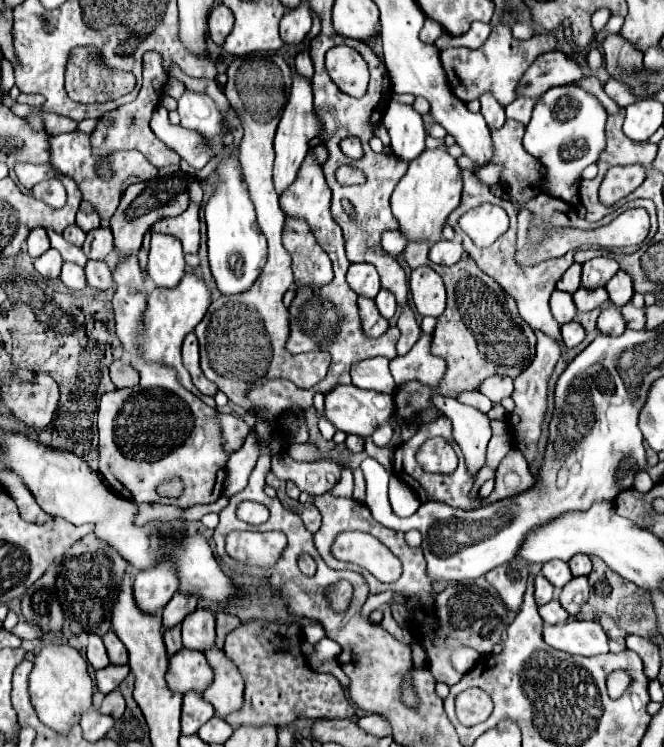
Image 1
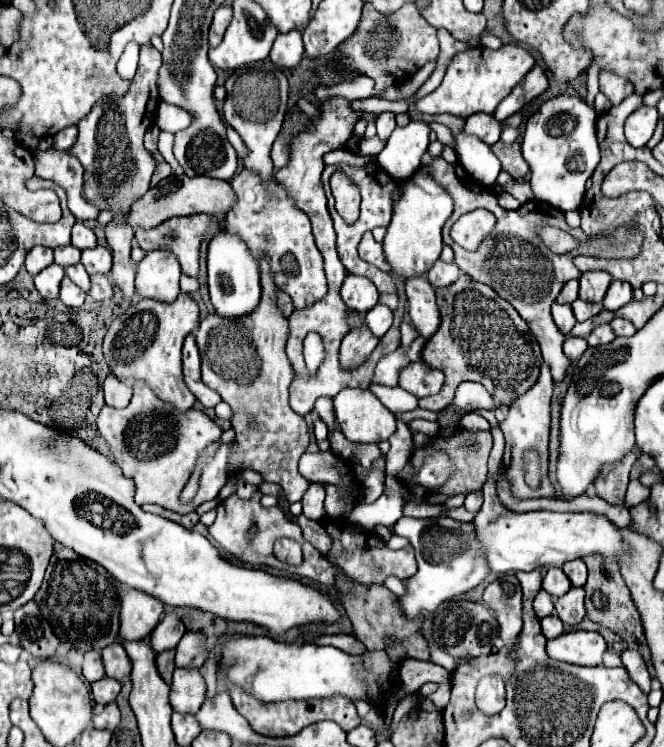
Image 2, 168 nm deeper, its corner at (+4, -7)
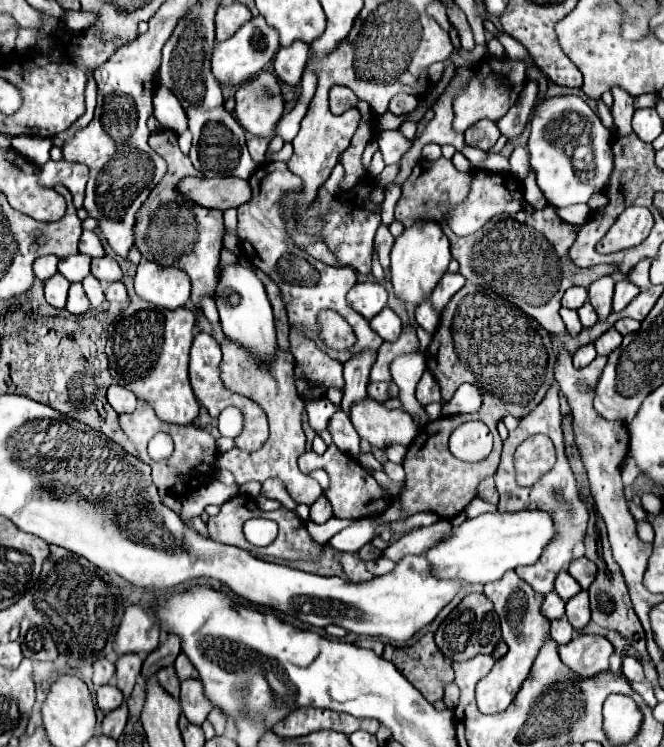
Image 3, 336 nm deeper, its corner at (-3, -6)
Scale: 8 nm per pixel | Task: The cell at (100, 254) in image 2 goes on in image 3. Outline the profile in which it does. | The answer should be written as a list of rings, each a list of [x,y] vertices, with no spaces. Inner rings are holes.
[[[100,257],[100,259],[92,259],[92,275],[98,281],[120,281],[122,279],[122,269],[118,267],[118,263],[112,257]]]

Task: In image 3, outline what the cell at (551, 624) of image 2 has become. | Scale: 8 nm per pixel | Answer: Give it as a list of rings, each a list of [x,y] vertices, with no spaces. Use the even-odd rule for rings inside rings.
[[[562,617],[562,619],[558,619],[558,621],[552,621],[550,637],[552,637],[558,645],[562,645],[562,643],[570,643],[570,641],[572,641],[572,637],[574,637],[574,629],[572,629],[572,625],[568,623],[566,617]]]

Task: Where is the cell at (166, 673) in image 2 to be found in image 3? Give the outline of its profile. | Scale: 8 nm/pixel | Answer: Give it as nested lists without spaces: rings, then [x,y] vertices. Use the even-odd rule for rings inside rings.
[[[172,665],[160,669],[160,671],[156,673],[156,679],[158,679],[158,683],[160,683],[162,689],[166,689],[172,697],[178,697],[178,693],[180,693],[180,681],[178,681],[176,671],[174,671]]]

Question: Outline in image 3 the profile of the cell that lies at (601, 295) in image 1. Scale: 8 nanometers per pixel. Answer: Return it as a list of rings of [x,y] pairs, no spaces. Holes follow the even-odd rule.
[[[584,303],[584,307],[578,309],[578,315],[580,315],[582,327],[592,327],[592,325],[596,325],[596,321],[598,321],[596,311],[594,311],[594,307],[592,307],[590,303]]]

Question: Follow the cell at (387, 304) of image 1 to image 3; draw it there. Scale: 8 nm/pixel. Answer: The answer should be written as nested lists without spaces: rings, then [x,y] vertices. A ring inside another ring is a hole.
[[[384,307],[384,311],[380,311],[376,317],[370,319],[370,327],[384,341],[396,341],[400,337],[400,317],[388,307]]]

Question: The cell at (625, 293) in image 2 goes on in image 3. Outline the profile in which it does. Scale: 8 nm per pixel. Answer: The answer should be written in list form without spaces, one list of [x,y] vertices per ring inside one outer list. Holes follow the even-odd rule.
[[[628,279],[618,281],[616,283],[616,291],[614,291],[614,311],[616,313],[622,311],[638,293],[640,293],[640,289],[634,283],[630,283]]]

